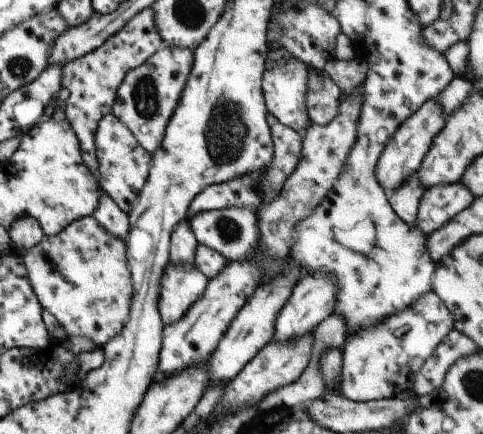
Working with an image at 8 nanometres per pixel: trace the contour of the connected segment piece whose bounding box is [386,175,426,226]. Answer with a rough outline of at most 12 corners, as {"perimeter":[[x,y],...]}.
{"perimeter":[[413,175],[386,193],[396,216],[417,226],[418,205],[426,188]]}

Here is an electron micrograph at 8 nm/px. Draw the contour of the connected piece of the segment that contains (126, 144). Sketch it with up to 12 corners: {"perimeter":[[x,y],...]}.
{"perimeter":[[113,113],[95,142],[100,187],[129,213],[152,156]]}

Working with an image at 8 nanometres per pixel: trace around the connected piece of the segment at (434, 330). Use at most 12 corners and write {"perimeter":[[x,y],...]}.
{"perimeter":[[434,292],[343,344],[338,393],[413,390],[453,329]]}

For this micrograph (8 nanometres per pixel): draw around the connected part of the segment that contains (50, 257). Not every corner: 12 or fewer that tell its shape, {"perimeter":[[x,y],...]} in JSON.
{"perimeter":[[93,217],[21,252],[69,338],[130,318],[125,240]]}

